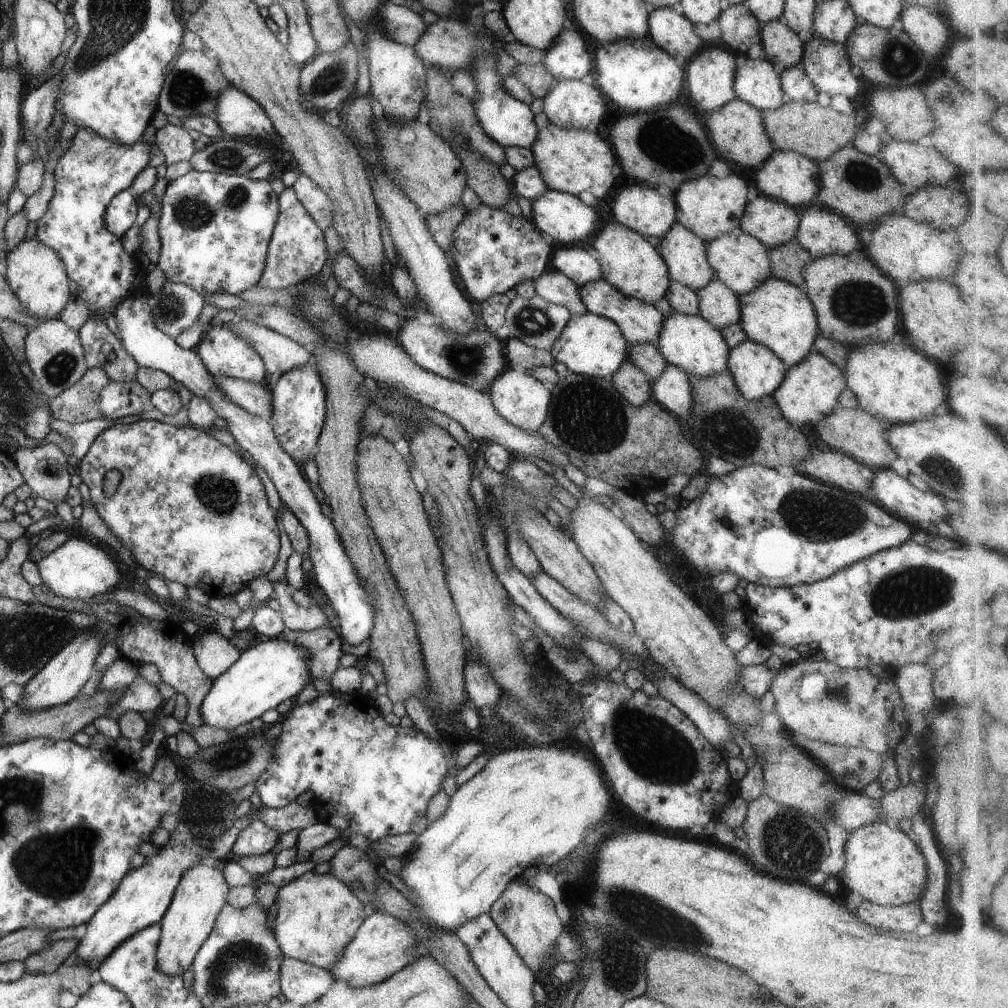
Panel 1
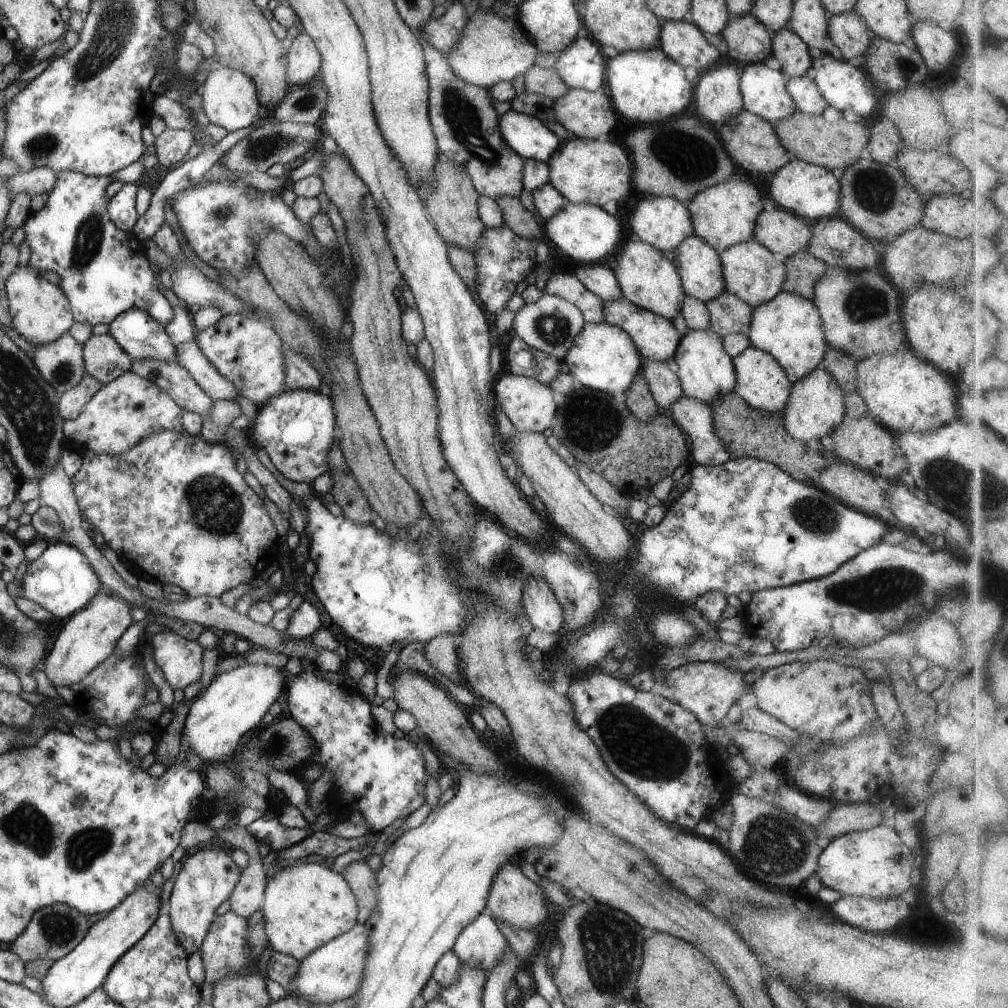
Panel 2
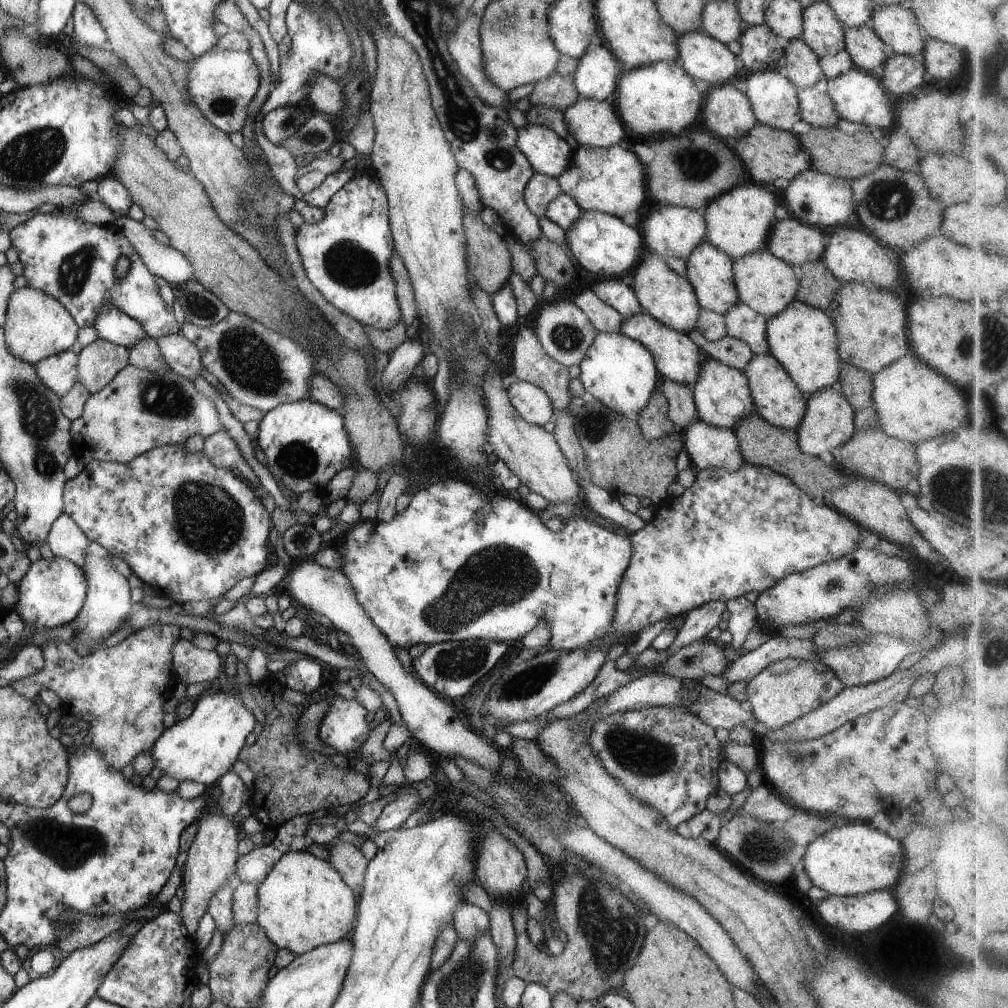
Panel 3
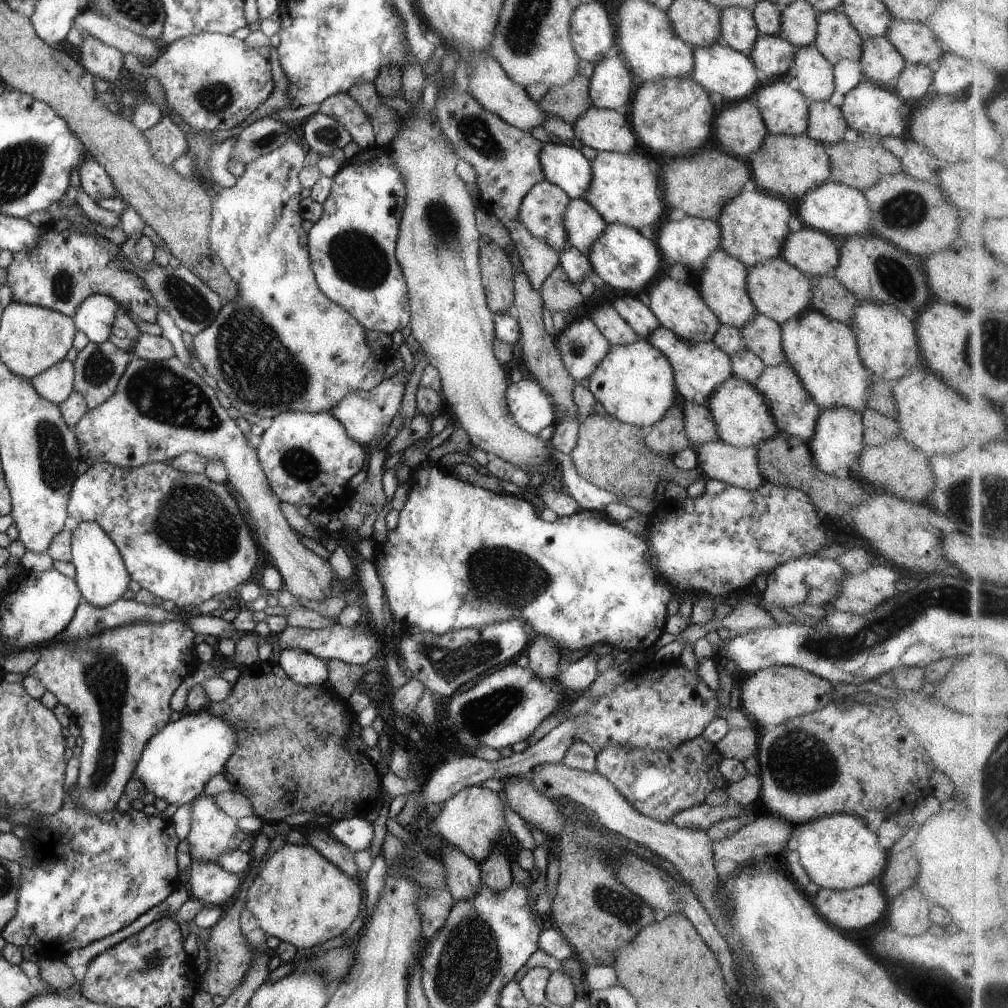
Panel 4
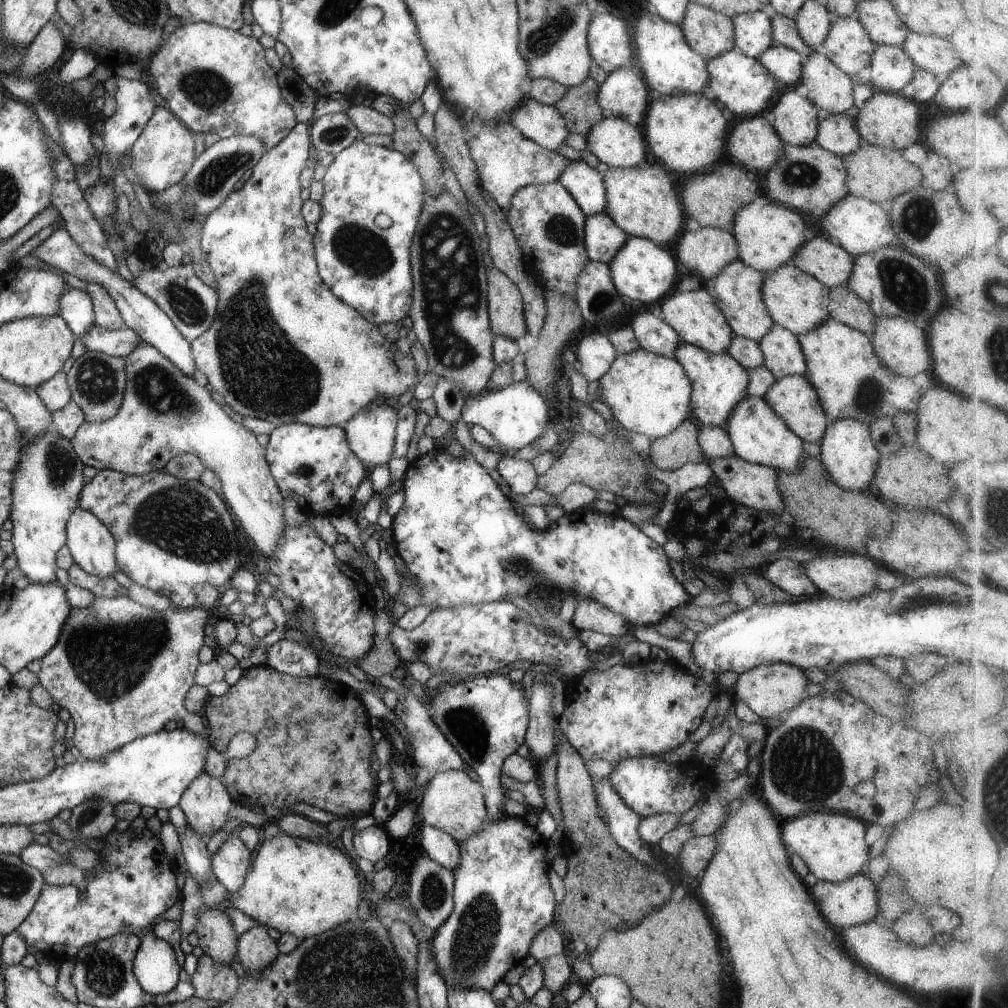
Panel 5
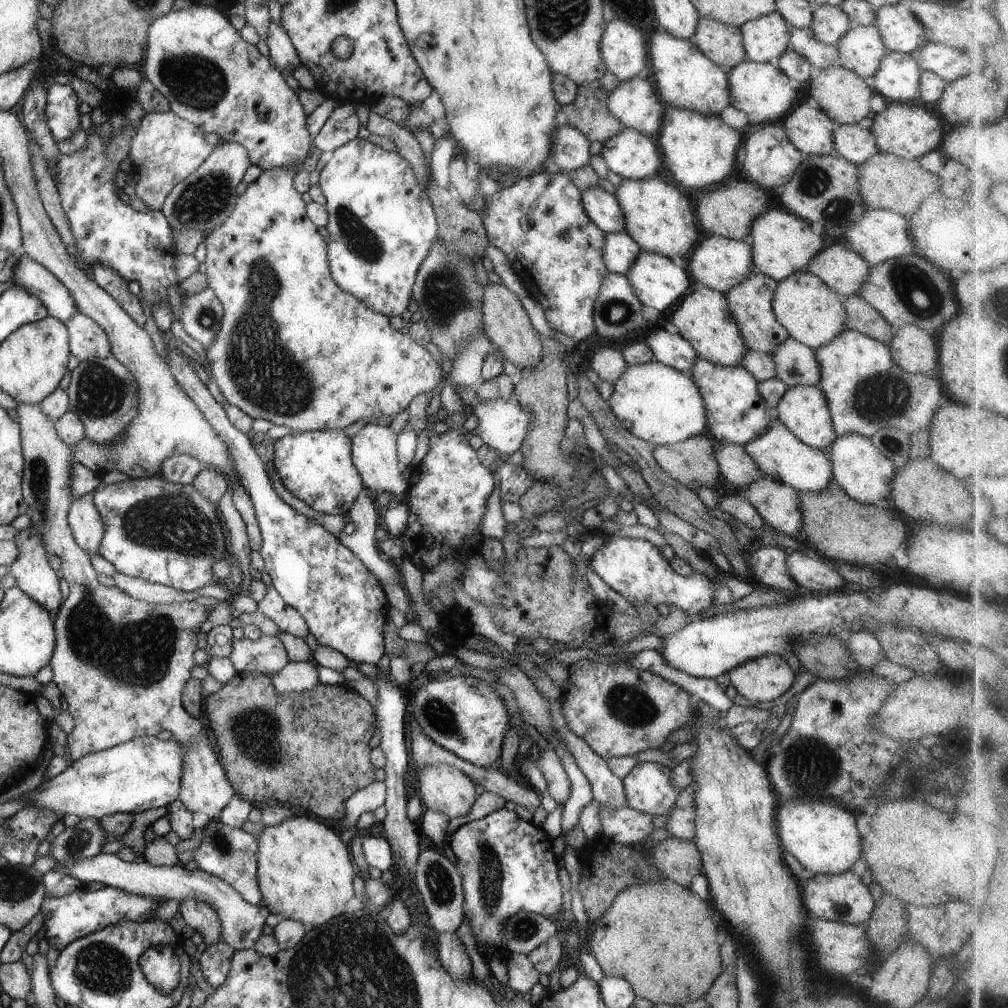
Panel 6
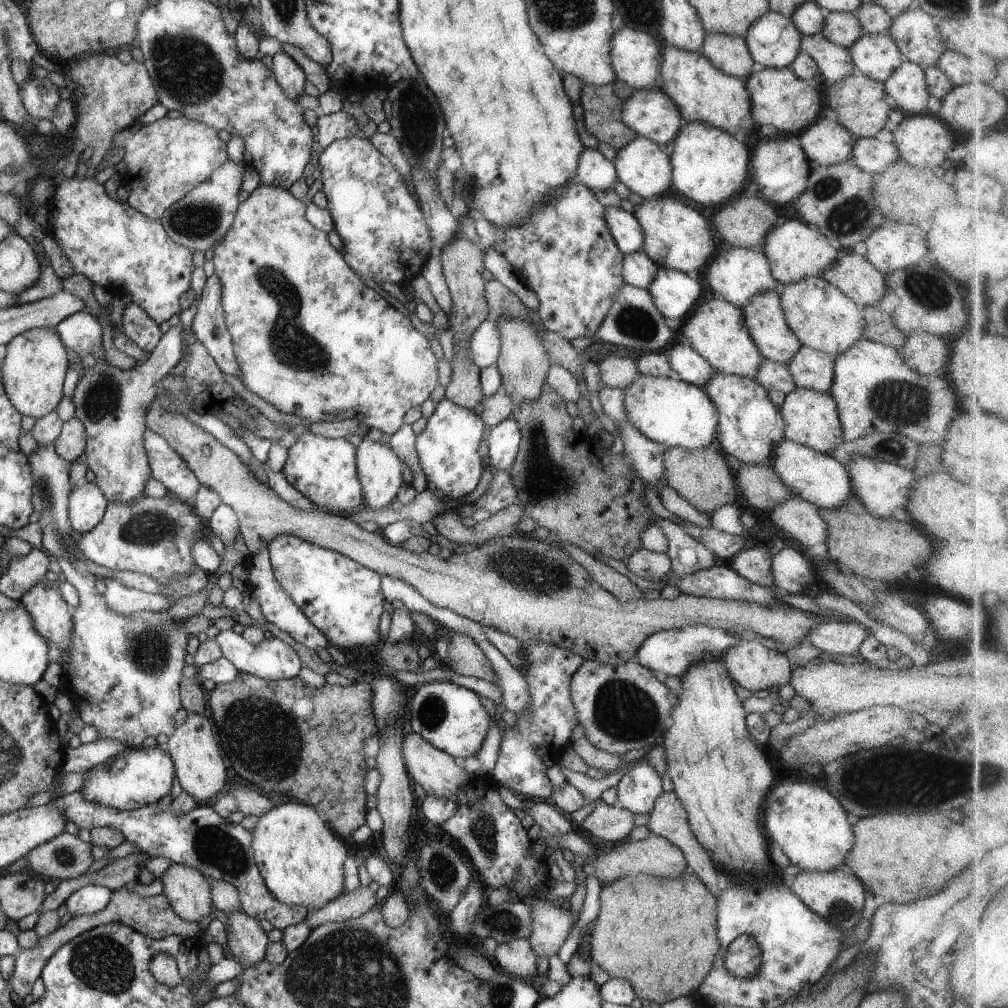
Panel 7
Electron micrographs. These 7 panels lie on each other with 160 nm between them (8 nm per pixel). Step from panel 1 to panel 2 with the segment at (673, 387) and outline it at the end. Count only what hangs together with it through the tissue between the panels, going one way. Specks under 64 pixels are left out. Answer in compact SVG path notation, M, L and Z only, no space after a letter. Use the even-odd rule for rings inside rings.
M682 395L668 412L687 436L691 448L691 465L721 465L731 459L715 433L709 406L694 397Z

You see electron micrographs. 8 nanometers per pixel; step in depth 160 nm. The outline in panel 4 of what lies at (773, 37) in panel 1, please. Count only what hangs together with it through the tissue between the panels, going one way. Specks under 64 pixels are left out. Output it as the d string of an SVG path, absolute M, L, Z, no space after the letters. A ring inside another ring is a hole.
M812 46L799 47L793 58L790 81L809 101L825 101L833 96L833 64Z

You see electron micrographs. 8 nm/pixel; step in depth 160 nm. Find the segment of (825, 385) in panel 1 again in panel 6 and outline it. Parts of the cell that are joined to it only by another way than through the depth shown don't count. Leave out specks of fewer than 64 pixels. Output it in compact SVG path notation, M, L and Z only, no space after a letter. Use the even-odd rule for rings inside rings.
M844 433L837 436L830 445L828 458L832 465L833 479L846 494L855 501L874 505L889 498L891 482L897 469L875 446L870 438L858 433Z

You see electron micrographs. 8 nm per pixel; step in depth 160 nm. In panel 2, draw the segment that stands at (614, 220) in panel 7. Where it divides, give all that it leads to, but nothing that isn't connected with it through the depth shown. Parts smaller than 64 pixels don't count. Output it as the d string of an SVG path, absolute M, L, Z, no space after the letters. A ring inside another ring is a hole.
M512 108L499 116L498 128L506 144L523 159L546 162L561 141L540 119Z

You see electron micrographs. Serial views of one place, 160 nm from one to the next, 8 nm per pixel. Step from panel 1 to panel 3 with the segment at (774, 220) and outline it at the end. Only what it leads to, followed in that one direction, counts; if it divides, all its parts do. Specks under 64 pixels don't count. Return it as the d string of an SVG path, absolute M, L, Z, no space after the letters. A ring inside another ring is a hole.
M794 216L776 221L768 238L769 250L775 257L794 267L802 263L821 260L826 233Z

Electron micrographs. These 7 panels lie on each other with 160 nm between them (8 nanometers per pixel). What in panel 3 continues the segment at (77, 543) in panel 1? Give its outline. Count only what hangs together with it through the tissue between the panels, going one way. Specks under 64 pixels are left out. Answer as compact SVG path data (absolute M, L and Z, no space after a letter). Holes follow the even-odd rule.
M58 555L31 562L31 568L16 586L19 598L13 610L24 623L33 624L36 629L53 629L71 623L86 604L88 586L85 570L72 559Z

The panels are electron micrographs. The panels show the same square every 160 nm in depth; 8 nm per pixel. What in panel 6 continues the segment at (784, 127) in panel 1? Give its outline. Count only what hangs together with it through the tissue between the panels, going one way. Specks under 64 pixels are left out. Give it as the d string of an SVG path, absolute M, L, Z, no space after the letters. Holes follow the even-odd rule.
M876 151L859 168L859 195L867 207L888 209L909 217L932 192L938 192L941 183L937 174L920 166L916 159L903 159L892 153Z

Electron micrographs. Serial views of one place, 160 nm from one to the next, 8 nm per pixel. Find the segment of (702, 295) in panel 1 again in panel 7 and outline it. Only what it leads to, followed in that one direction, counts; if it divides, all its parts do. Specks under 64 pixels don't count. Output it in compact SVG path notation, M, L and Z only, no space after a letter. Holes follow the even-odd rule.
M802 345L786 366L797 388L828 394L834 380L834 360L824 352Z

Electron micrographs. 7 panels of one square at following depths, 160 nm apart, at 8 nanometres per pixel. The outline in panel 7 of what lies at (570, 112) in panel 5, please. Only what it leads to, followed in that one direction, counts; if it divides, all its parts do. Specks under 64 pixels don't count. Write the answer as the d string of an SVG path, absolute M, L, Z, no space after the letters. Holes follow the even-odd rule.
M586 85L582 88L580 104L584 107L586 131L598 141L618 150L628 146L638 136L622 122L624 101L615 96L614 87Z

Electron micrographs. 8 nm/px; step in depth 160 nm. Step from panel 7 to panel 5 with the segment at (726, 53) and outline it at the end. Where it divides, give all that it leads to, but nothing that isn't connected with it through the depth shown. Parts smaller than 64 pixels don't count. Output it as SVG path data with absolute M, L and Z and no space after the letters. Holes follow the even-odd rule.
M689 2L679 27L692 50L707 60L736 48L731 18L708 7Z

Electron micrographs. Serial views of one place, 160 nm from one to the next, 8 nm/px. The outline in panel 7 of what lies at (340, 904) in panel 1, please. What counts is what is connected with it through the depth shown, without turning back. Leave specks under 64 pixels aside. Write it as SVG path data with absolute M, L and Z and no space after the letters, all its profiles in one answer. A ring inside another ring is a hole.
M290 800L278 806L272 806L258 818L252 834L253 858L268 891L282 904L306 906L308 911L322 908L341 896L345 889L344 861L351 854L344 840L333 833L324 823L323 817L307 803Z

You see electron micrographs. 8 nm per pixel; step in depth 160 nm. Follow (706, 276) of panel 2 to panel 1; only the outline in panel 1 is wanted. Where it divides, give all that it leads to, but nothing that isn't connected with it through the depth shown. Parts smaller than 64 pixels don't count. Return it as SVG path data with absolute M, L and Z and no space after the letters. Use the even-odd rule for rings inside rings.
M674 223L660 240L659 253L666 263L671 281L681 282L697 291L716 278L712 267L706 260L705 242L680 223Z

